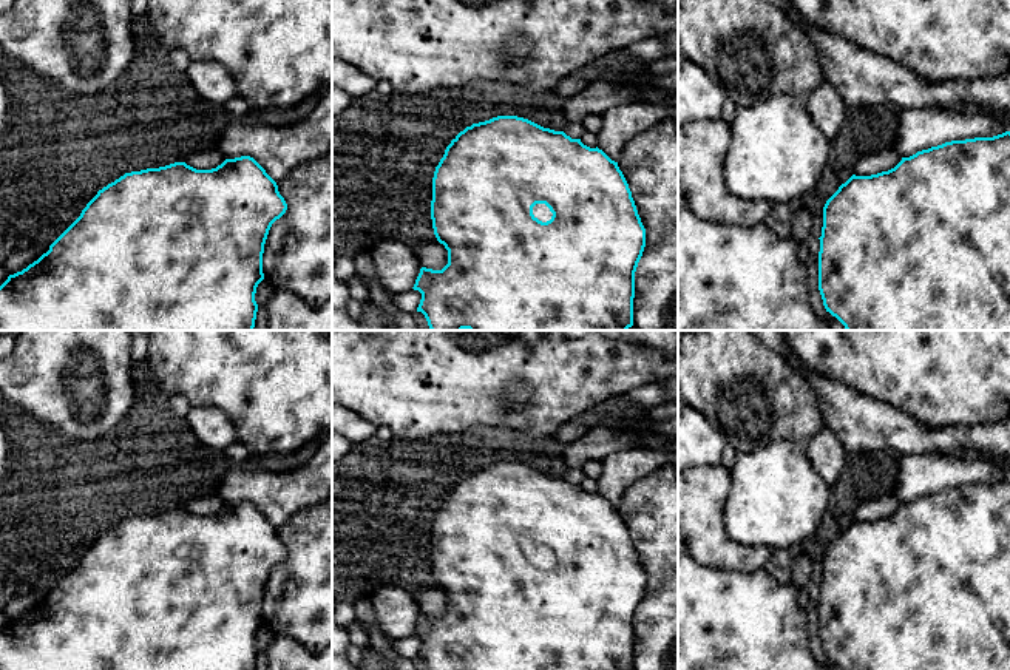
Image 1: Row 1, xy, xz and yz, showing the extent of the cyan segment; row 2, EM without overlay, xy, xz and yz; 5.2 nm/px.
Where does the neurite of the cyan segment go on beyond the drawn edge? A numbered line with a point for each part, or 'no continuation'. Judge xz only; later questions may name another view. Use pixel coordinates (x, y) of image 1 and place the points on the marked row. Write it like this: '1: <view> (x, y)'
1: xz (539, 210)

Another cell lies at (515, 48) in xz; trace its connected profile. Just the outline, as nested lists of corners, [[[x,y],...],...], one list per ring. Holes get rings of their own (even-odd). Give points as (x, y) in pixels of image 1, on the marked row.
[[[524,36],[511,37],[502,45],[502,54],[508,63],[516,63],[531,52],[531,43]]]

